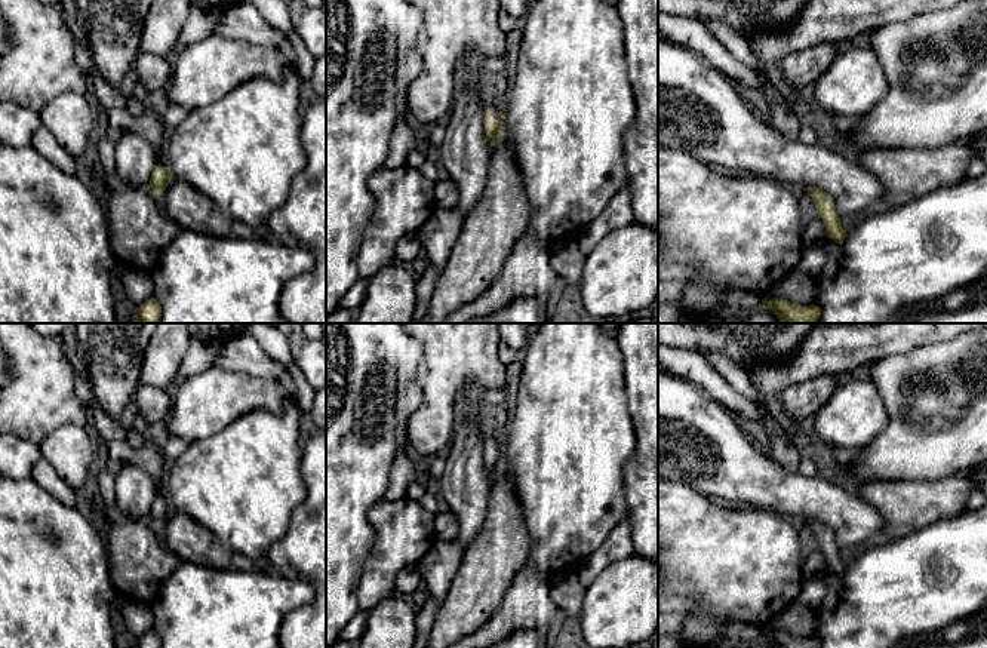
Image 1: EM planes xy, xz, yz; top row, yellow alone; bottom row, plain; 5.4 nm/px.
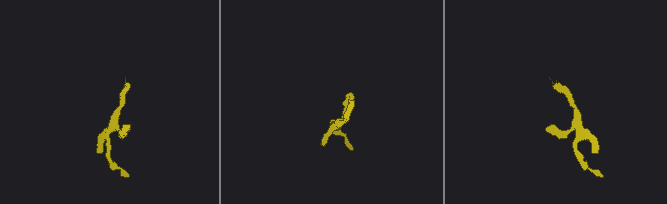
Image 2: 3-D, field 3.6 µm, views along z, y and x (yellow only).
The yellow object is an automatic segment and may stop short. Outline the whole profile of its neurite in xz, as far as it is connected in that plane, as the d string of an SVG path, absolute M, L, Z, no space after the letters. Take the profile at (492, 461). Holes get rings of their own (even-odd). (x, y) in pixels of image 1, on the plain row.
M504 436L486 437L483 443L483 458L491 479L498 473L502 460L502 440Z

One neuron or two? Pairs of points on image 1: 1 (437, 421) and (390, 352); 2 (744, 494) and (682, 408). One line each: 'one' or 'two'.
1: two
2: one

